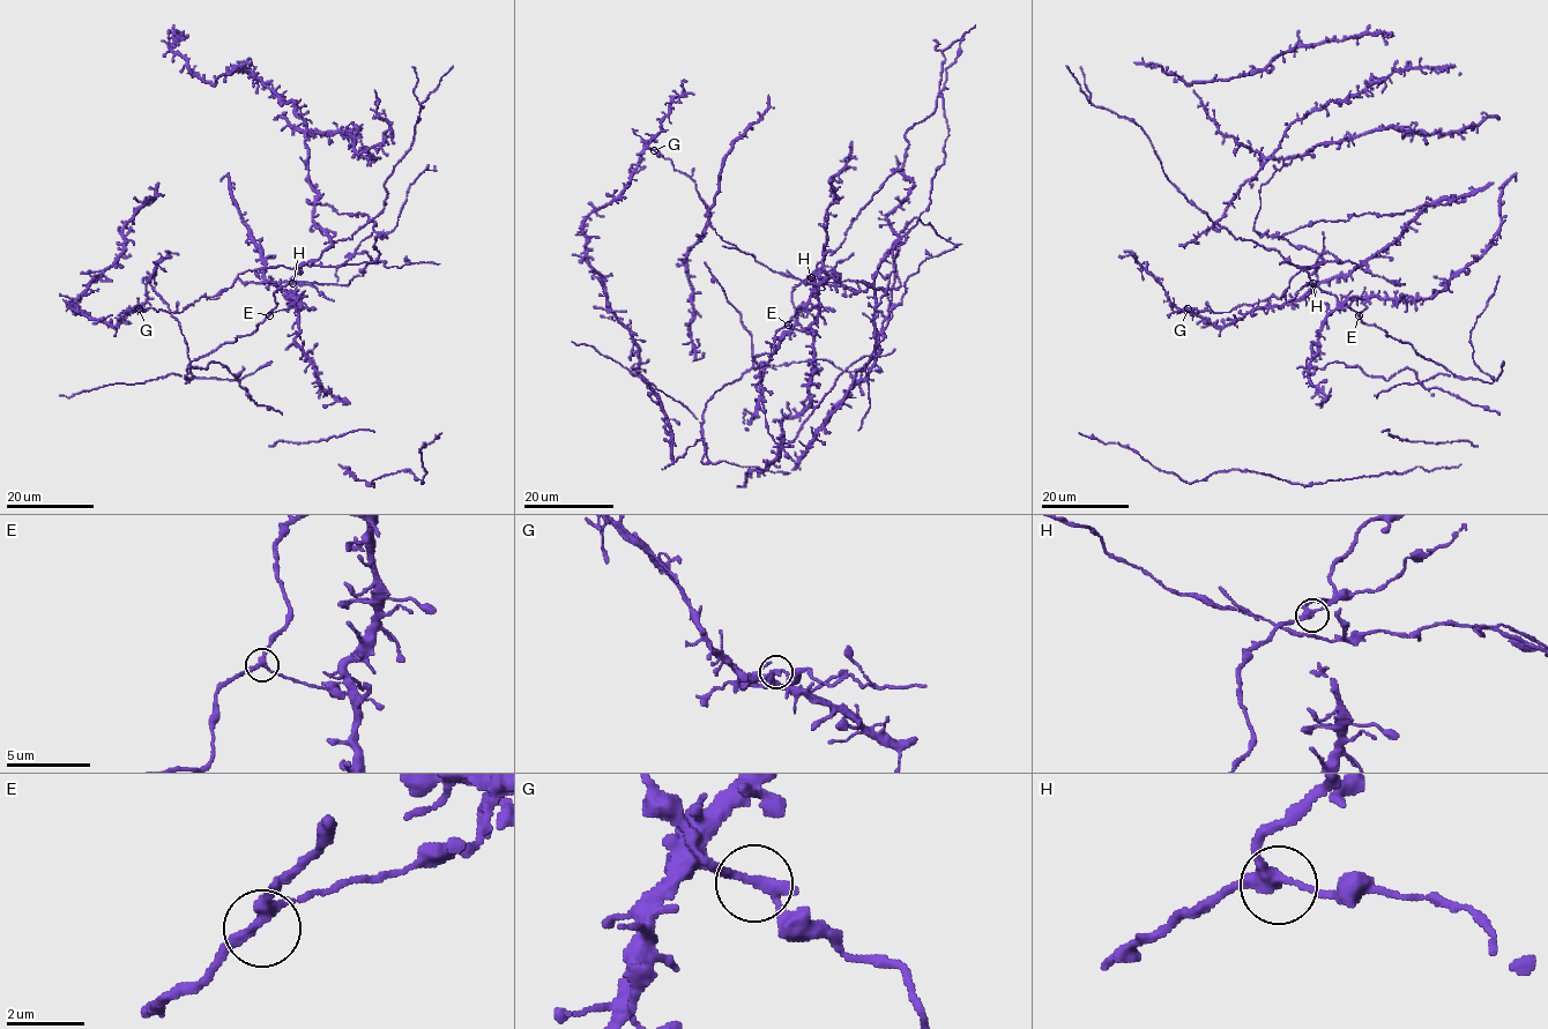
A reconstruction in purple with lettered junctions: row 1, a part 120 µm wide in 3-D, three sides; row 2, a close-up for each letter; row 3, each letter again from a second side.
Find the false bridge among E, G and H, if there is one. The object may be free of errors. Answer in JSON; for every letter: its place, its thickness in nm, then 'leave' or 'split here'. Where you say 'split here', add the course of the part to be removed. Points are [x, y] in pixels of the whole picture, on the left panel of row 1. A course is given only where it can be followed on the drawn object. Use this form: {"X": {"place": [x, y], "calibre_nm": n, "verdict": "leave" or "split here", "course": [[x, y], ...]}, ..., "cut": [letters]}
{"E": {"place": [269, 315], "calibre_nm": 280, "verdict": "leave"}, "G": {"place": [139, 308], "calibre_nm": 240, "verdict": "split here", "course": [[139, 308], [181, 312], [201, 297], [217, 299], [239, 274], [373, 261], [380, 254], [366, 215], [306, 199]]}, "H": {"place": [292, 283], "calibre_nm": 300, "verdict": "leave"}, "cut": ["G"]}

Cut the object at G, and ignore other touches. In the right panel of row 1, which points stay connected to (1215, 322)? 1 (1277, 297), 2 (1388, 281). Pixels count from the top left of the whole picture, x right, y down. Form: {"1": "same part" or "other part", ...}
{"1": "other part", "2": "other part"}

